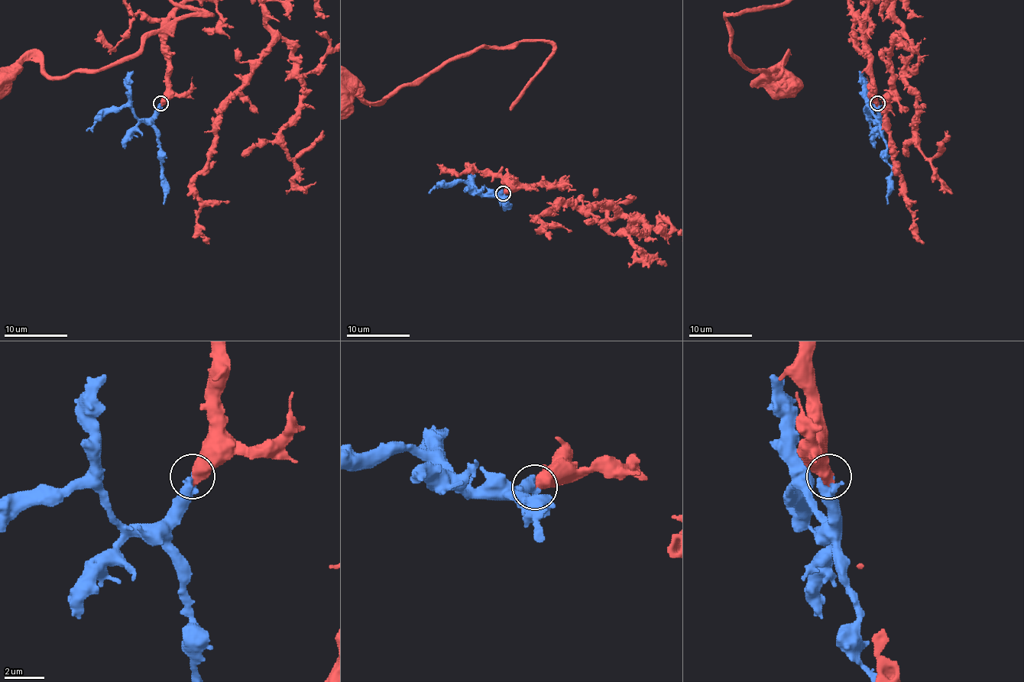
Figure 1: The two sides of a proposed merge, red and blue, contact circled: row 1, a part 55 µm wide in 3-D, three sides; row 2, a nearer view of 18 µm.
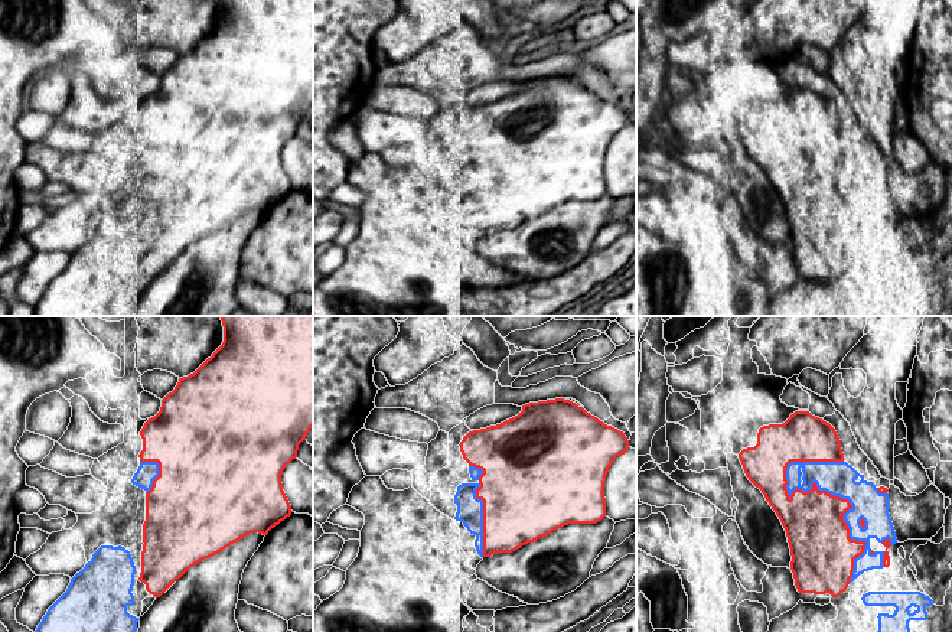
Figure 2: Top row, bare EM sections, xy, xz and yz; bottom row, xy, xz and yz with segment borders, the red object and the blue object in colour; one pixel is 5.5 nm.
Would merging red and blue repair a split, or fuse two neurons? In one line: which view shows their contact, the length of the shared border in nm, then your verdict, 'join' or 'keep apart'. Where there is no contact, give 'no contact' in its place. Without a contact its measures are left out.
meets red in yz; contact 750 nm long; join

